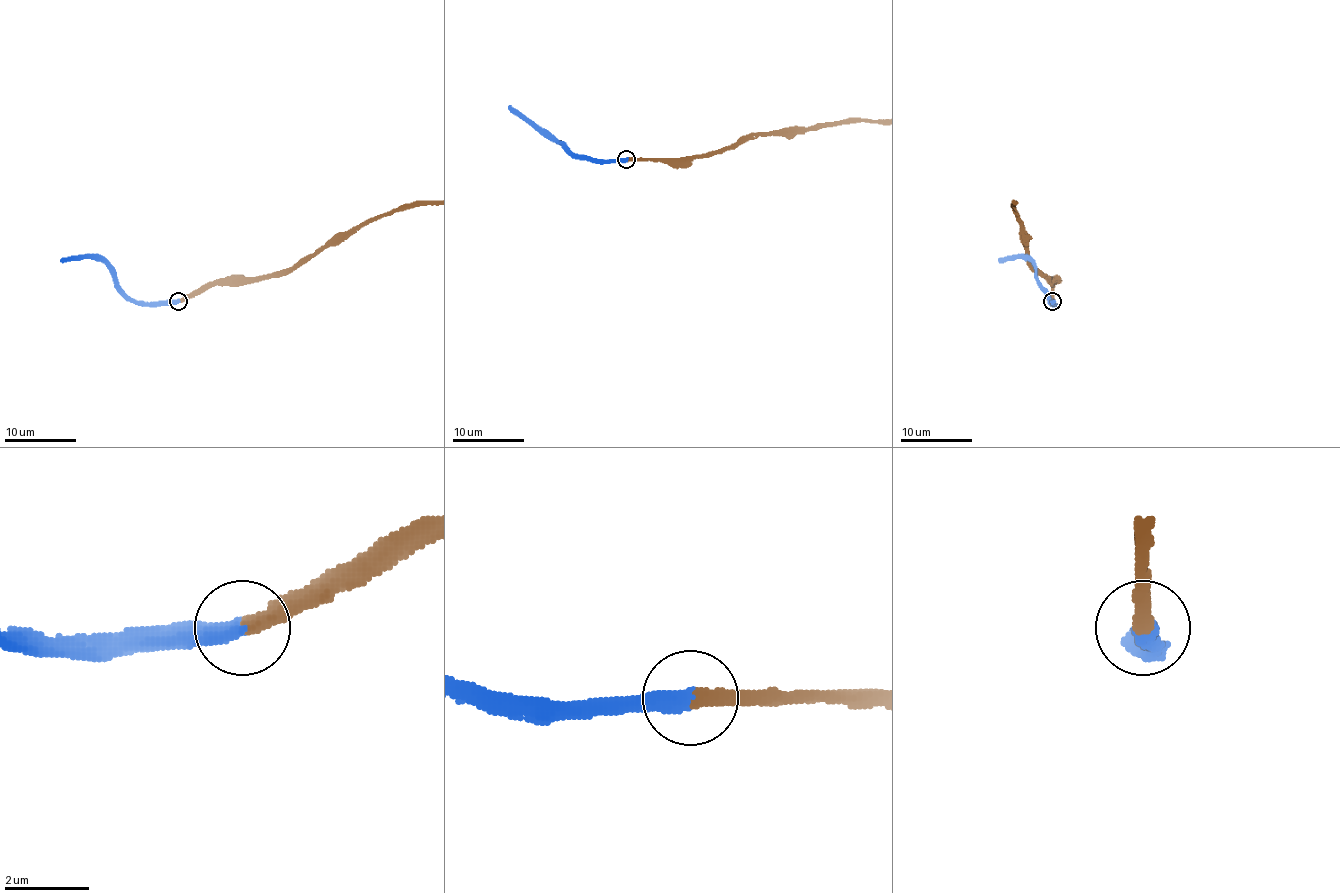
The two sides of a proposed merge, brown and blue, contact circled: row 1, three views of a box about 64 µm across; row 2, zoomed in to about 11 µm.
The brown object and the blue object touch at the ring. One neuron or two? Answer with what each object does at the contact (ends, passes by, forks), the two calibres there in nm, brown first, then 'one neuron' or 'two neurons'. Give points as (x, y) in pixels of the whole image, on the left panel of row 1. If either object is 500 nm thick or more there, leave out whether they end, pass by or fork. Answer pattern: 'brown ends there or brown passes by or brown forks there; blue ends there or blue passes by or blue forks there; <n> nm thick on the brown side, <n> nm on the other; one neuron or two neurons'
brown ends there; blue ends there; 380 nm thick on the brown side, 400 nm on the other; one neuron

